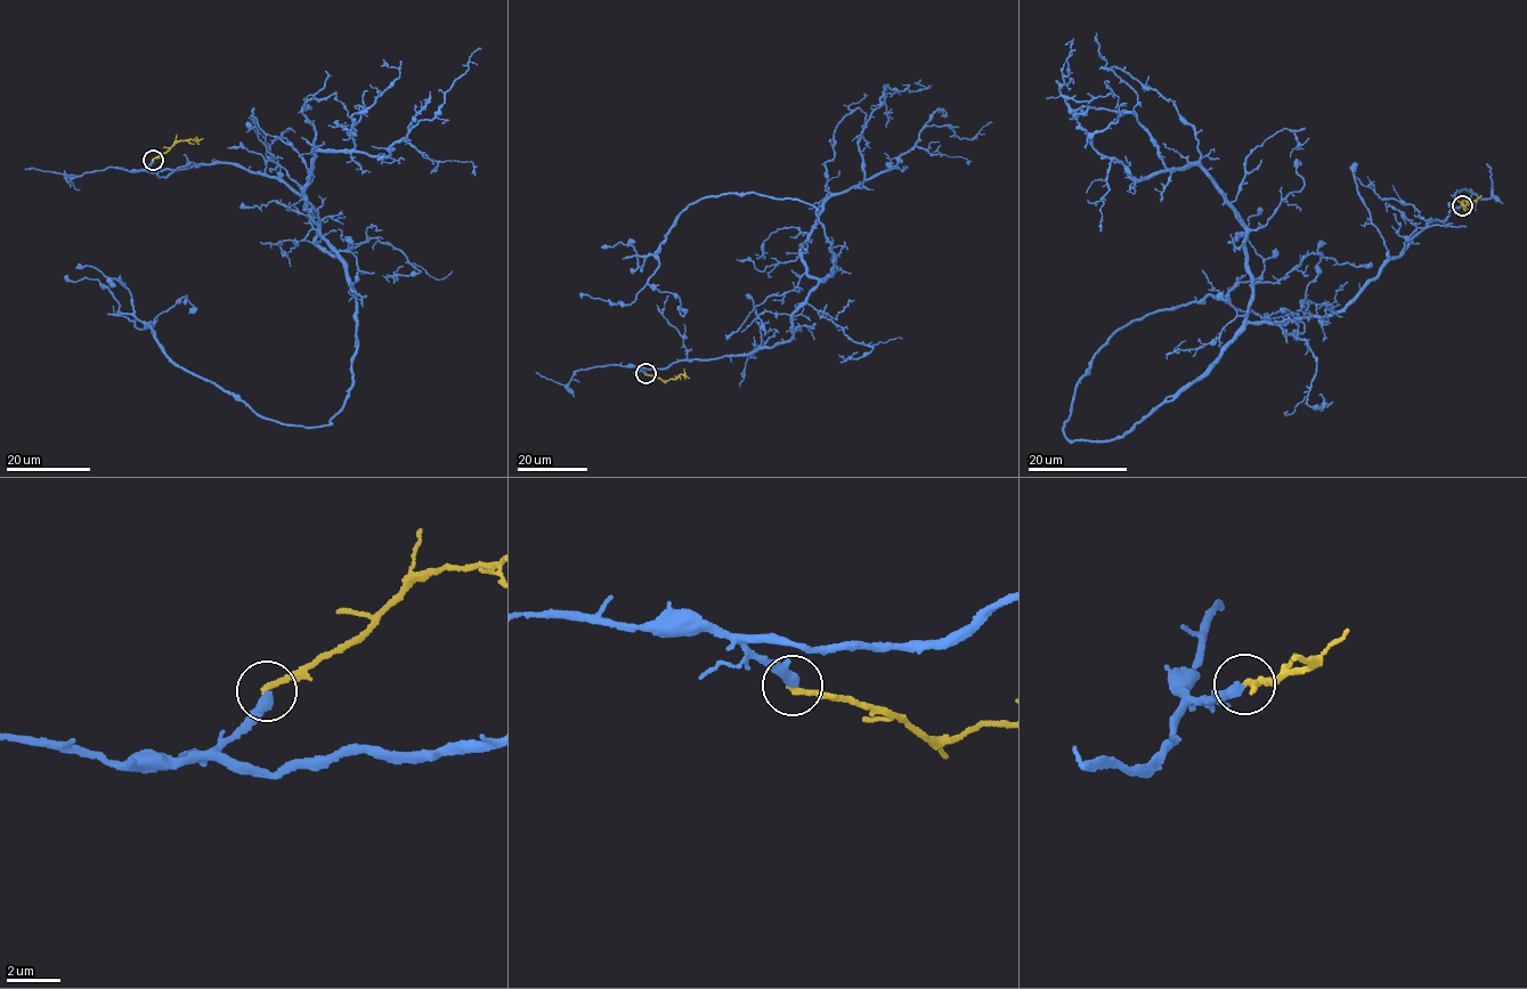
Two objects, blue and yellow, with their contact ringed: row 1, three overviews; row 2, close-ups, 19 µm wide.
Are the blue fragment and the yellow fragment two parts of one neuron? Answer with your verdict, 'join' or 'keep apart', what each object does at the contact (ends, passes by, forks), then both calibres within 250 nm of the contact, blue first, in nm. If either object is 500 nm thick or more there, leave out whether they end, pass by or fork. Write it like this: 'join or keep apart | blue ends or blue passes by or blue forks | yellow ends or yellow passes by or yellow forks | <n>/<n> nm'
join | blue ends | yellow ends | 400/240 nm

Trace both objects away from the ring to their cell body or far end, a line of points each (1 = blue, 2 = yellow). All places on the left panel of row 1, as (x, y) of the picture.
1: (153, 160), (310, 202), (356, 297), (339, 411), (260, 418), (64, 276)
2: (153, 160), (176, 143), (194, 138)

